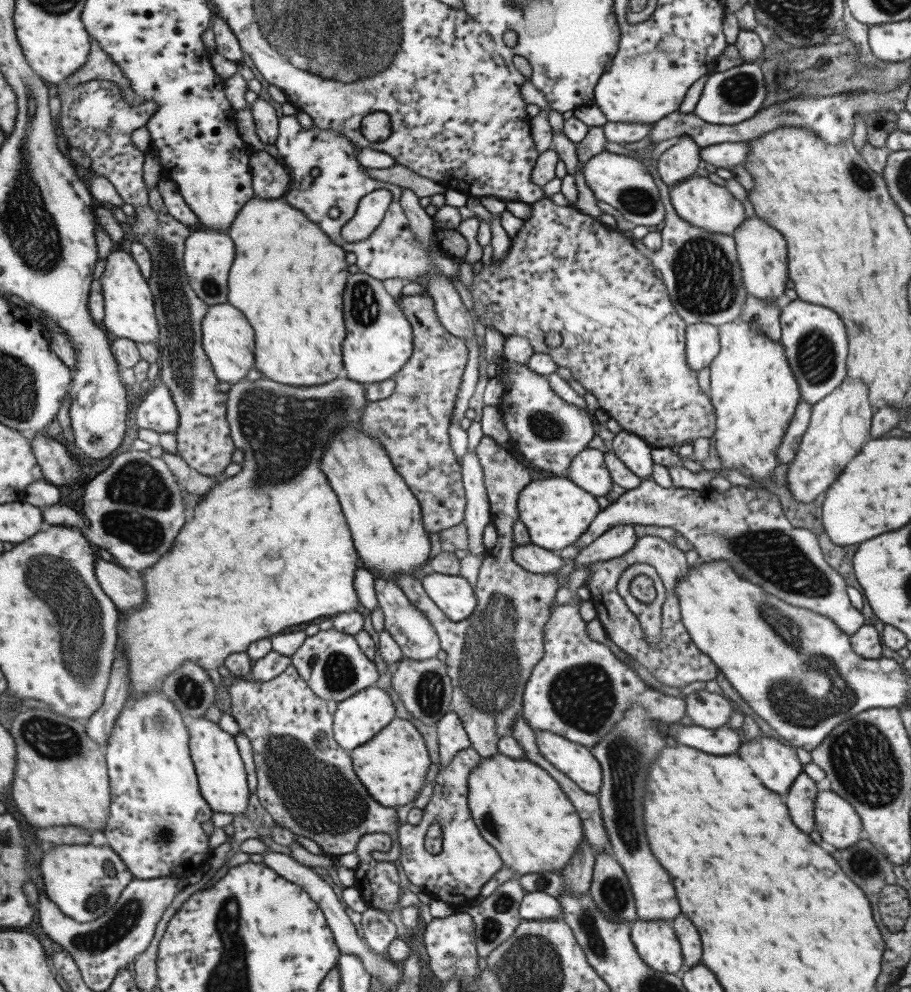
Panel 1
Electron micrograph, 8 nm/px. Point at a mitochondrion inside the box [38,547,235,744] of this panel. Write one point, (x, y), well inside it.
(189, 691)

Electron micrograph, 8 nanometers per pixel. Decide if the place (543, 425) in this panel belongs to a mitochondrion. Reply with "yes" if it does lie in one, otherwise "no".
yes

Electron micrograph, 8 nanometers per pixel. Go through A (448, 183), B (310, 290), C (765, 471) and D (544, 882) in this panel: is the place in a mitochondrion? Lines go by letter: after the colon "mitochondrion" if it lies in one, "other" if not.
A: other
B: other
C: other
D: mitochondrion

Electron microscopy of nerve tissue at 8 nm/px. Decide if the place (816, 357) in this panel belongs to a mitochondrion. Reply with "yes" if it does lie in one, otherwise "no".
yes

